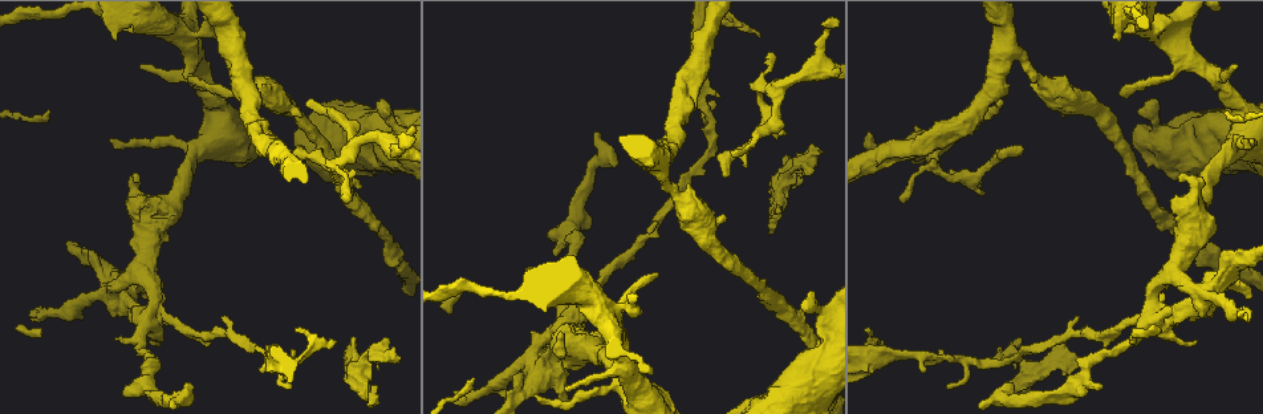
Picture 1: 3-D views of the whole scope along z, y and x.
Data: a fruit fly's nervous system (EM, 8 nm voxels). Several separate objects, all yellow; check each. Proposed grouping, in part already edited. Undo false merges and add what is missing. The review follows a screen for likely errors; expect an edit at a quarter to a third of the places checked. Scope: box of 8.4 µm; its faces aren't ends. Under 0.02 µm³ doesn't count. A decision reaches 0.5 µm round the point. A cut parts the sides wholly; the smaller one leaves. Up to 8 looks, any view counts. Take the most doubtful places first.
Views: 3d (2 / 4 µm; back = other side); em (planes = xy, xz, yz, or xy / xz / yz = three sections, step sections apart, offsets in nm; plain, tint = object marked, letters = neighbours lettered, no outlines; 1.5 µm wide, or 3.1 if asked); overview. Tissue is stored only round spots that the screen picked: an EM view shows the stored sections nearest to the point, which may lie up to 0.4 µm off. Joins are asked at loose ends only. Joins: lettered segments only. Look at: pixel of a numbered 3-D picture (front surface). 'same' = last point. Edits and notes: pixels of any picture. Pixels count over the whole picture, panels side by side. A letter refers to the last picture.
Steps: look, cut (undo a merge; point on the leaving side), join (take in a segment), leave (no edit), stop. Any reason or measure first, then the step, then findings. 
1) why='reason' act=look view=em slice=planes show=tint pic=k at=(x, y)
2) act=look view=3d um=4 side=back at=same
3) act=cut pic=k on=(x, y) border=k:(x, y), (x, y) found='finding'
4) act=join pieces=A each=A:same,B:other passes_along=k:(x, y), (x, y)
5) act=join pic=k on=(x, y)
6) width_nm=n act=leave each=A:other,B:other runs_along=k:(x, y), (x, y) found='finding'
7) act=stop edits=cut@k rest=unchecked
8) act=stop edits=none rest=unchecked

act=look view=3d um=2 pic=1 at=(299, 146)

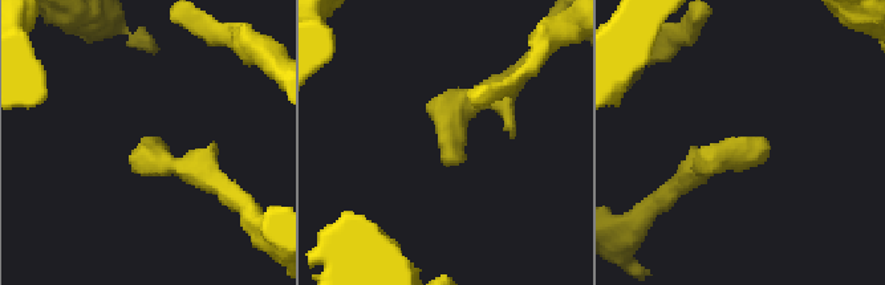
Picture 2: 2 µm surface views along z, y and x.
why='now the EM' act=look view=em slice=planes show=tint pic=2 at=(447, 162)

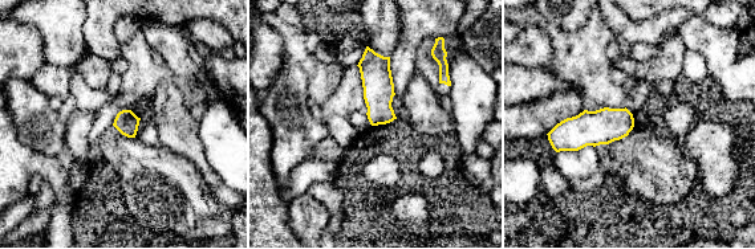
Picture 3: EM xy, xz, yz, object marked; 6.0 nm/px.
act=look view=em slice=planes show=letters at=same

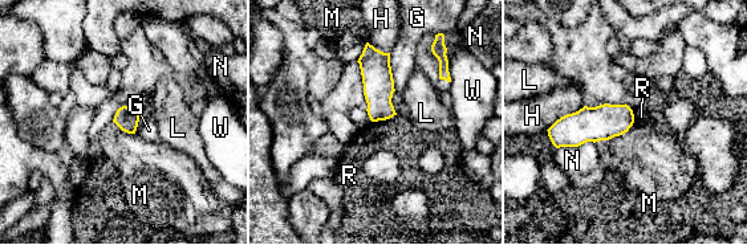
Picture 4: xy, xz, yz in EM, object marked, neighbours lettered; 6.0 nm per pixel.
longest_contact=H:280nm act=leave each=G:other,H:other,L:other,M:other,N:other,R:other,W:other border=4:(385, 119), (372, 122) found='none of them fits'

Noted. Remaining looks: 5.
why='arms part here' act=look view=3d um=4 pic=1 at=(539, 360)

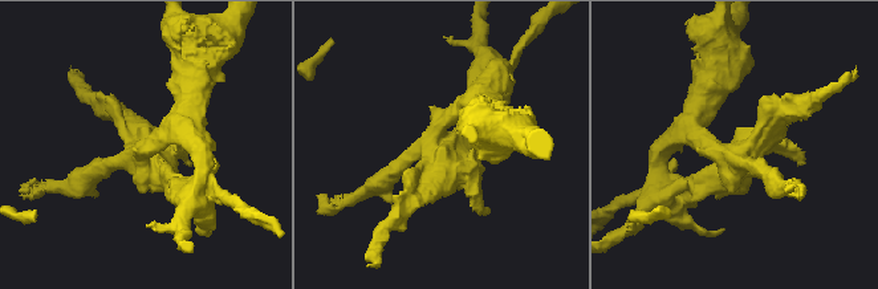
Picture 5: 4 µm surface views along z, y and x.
why='shape alone is not enough' act=look view=em slice=planes show=letters pic=5 at=(741, 154)

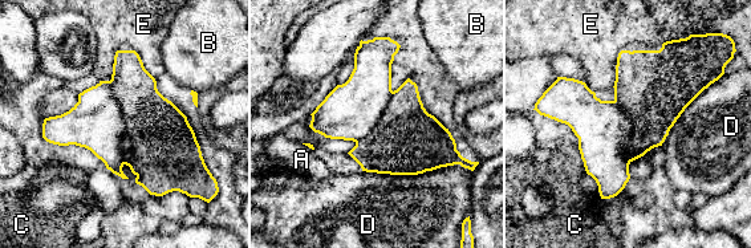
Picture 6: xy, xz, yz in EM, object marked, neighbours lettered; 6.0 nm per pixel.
act=cut pic=6 on=(158, 145) each=A:other,B:other,C:other,D:other,E:other border=6:(109, 81), (125, 125), (125, 163) found='a second cell is stuck on'

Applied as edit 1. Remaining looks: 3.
act=stop edits=cut@6 rest=unchecked

